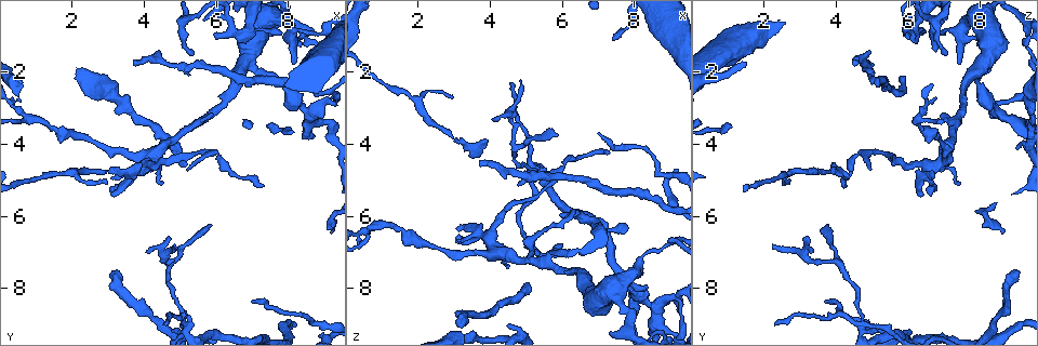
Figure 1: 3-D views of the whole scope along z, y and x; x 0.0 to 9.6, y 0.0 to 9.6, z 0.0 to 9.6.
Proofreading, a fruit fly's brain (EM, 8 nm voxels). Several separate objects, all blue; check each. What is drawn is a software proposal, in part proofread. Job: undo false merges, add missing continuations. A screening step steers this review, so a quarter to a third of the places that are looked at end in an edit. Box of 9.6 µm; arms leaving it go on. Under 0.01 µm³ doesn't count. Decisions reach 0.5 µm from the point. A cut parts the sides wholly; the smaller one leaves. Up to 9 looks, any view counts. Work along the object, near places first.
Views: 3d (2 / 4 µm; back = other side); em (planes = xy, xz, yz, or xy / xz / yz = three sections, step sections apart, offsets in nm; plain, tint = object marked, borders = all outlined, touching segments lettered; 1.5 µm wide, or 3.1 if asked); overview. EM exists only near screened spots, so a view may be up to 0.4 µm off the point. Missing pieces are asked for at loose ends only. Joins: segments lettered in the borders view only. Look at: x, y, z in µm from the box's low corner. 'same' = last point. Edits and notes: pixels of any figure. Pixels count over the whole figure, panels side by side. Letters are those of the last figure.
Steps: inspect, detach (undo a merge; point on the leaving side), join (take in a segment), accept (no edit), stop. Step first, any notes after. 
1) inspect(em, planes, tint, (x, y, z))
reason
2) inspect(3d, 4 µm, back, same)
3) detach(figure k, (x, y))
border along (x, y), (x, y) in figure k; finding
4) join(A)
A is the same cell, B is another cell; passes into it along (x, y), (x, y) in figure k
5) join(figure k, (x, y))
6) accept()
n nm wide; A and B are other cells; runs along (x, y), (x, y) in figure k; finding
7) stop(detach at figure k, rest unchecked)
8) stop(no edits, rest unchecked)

inspect(em, planes, borders, (7.35, 5.10, 4.30))
tapers out

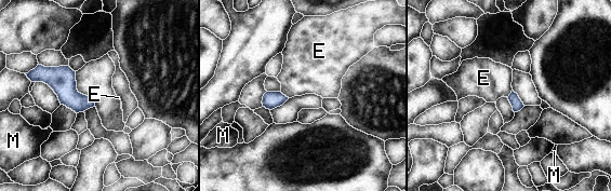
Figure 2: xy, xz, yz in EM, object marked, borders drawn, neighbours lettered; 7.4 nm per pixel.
accept()
120 nm wide; E and M are other cells; border along (280, 92), (289, 97) in figure 2; none of them fits

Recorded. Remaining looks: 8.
inspect(3d, 2 µm, (4.85, 6.80, 2.20))
an open end

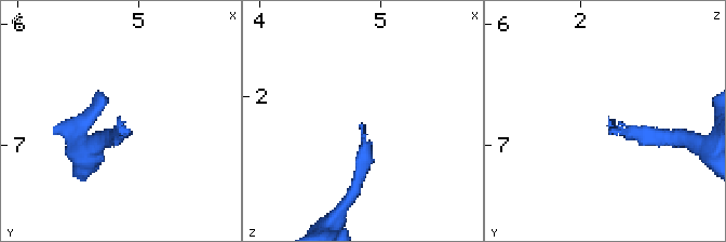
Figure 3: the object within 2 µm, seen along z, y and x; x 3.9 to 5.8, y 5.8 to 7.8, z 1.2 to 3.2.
inspect(em, yz, step 4, borders, (4.82, 6.80, 2.24))

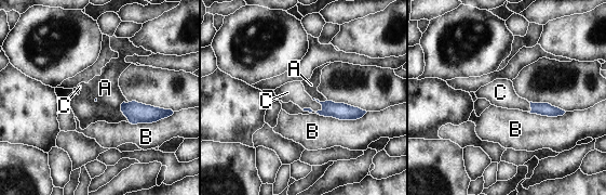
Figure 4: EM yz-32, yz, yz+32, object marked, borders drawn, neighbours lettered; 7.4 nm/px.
inspect(em, xz, step 4, borders, same)
another direction

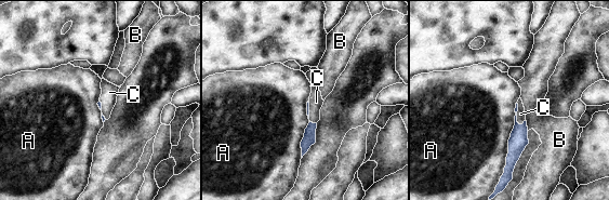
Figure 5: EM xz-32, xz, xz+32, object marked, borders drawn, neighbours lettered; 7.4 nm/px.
join(C)
C is the same cell, A and B are other cells; passes into it along (518, 141), (516, 115), (520, 114) in figure 5; it goes on there

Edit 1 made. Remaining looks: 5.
inspect(overview)
see it whole again

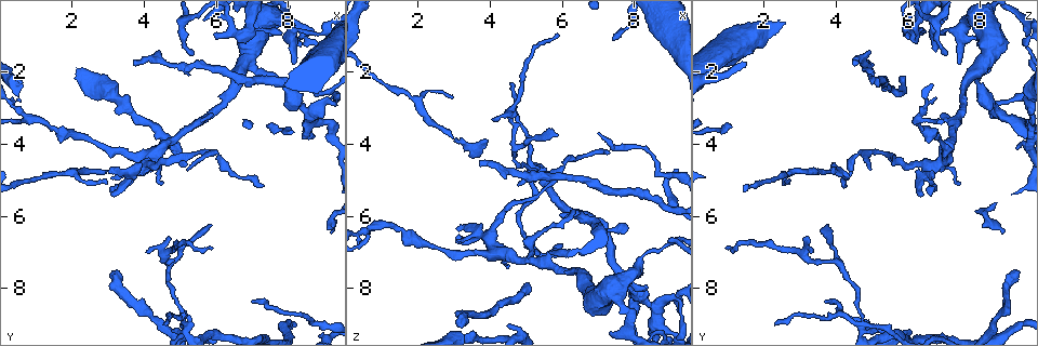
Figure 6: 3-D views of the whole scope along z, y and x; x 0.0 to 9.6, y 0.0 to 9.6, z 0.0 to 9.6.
inspect(em, xz, step 4, tint, (5.25, 9.15, 4.65))
four or more arms meet

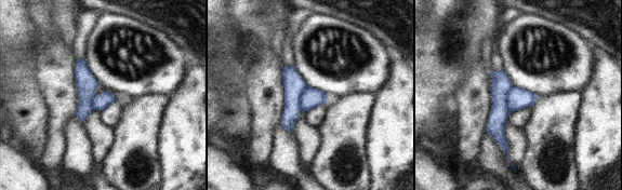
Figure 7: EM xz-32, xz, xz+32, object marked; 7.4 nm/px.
inspect(em, planes, tint, same)
another direction

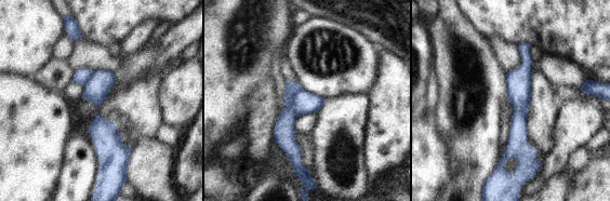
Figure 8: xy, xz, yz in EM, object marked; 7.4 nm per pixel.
inspect(em, planes, borders, same)

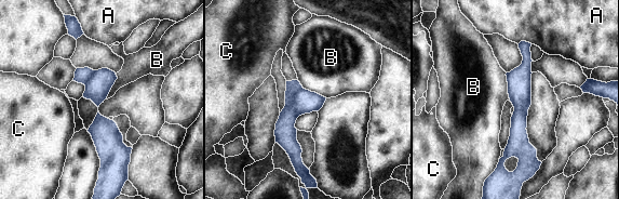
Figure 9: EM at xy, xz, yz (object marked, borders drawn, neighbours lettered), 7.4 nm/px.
detach(figure 9, (285, 133))
A, B and C are other cells; border along (303, 88), (293, 101), (298, 115) in figure 9; a second neuron is stuck on

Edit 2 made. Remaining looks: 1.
stop(join at figure 5, detach at figure 9, rest unchecked)

